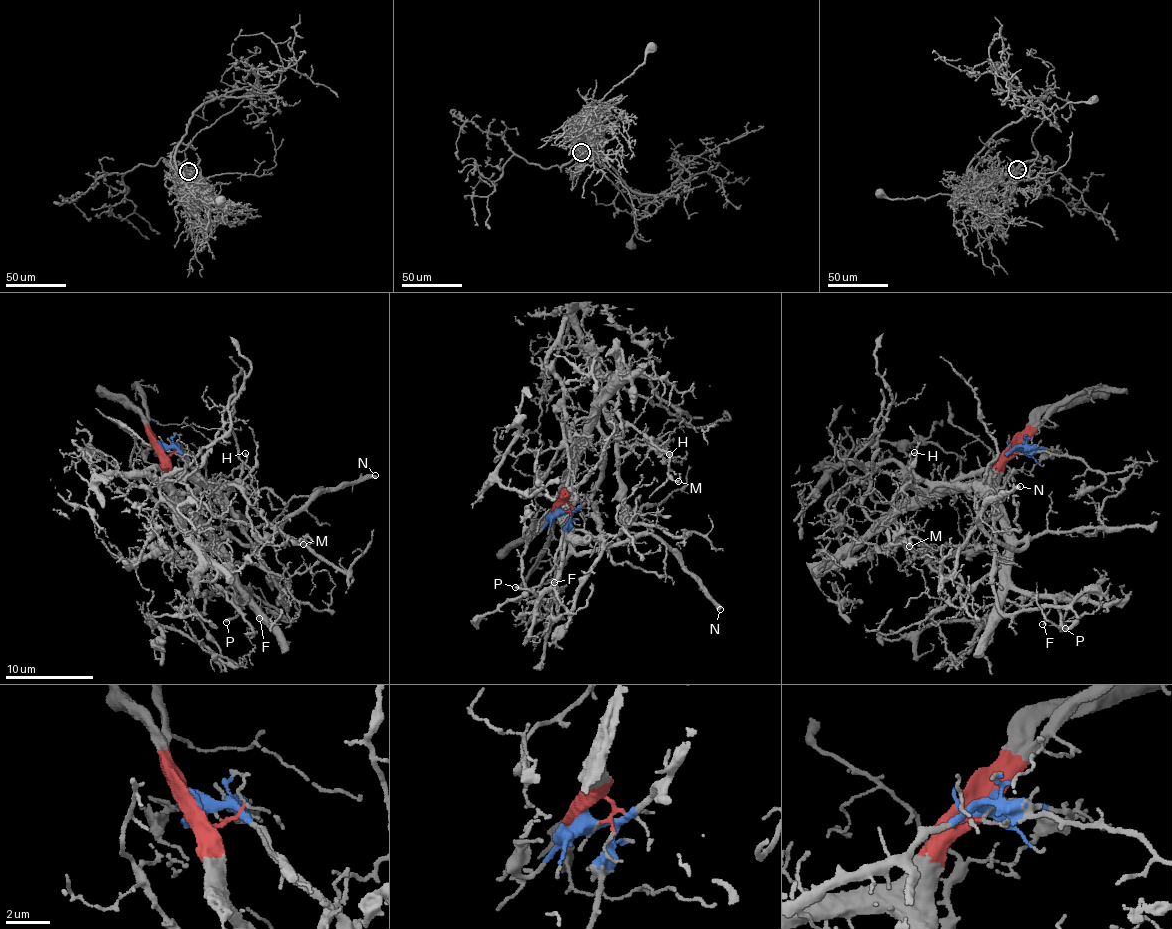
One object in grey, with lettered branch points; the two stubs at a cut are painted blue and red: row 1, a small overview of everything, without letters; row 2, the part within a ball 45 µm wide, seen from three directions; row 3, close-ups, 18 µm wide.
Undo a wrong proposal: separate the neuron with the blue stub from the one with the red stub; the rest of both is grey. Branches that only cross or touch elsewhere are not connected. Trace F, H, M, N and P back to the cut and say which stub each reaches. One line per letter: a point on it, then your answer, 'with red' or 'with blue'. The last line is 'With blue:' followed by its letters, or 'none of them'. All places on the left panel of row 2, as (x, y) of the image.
F: place (259, 618); with red
H: place (245, 453); with blue
M: place (303, 544); with blue
N: place (375, 475); with red
P: place (226, 622); with red
With blue: H, M

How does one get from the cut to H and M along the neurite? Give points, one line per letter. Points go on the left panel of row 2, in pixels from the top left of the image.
H: (159, 448), (184, 453), (197, 489), (186, 493), (147, 473), (161, 467), (236, 485), (250, 471), (245, 453)
M: (159, 448), (184, 453), (197, 489), (153, 479), (147, 473), (161, 467), (236, 485), (256, 537), (304, 544)

